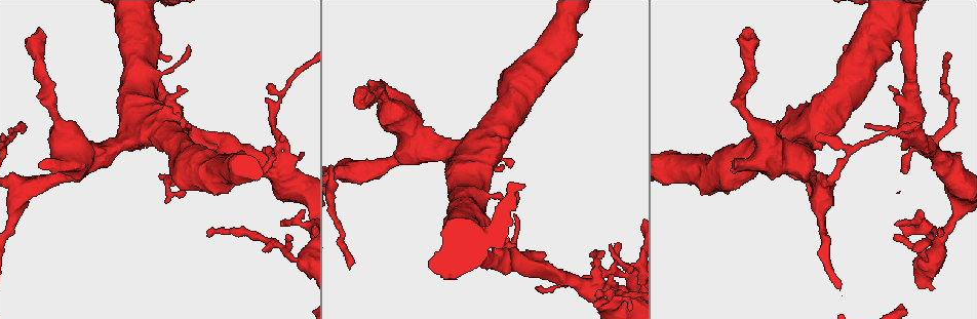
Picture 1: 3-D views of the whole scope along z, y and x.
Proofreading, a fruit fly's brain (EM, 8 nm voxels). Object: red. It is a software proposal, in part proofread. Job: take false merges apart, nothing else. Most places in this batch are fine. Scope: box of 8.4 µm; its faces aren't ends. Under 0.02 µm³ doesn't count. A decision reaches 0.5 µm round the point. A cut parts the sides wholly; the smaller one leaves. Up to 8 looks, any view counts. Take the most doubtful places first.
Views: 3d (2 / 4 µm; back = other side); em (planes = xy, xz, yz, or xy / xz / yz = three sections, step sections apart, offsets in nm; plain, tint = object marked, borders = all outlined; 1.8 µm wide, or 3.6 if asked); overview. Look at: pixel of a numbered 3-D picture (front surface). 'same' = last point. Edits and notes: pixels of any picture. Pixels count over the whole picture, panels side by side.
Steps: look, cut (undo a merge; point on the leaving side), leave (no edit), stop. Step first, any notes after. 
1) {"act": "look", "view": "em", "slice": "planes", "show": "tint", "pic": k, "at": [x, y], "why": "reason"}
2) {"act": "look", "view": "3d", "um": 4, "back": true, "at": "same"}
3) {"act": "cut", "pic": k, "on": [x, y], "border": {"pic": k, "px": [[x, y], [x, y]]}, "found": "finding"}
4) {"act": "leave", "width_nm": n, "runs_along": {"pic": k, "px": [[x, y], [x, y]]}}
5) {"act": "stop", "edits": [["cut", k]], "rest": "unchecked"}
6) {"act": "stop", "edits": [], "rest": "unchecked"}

{"act": "look", "view": "3d", "um": 4, "pic": 1, "at": [275, 152], "why": "sharp bend"}

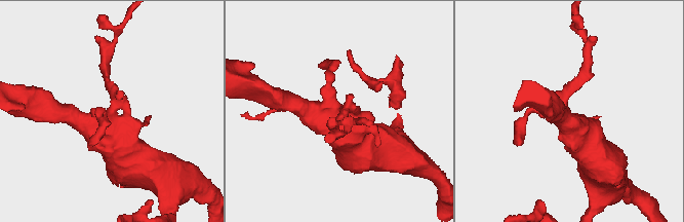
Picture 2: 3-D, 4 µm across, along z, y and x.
{"act": "look", "view": "em", "um": 3.6, "slice": "xz", "step": 8, "show": "tint", "pic": 2, "at": [109, 115], "why": "shape alone is not enough"}

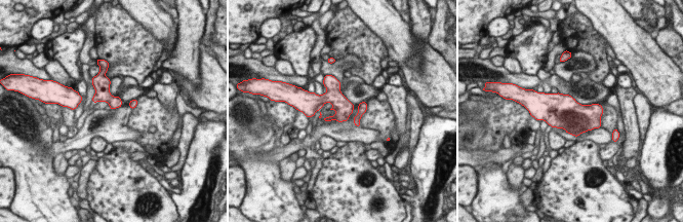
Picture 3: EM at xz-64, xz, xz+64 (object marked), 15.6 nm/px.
{"act": "look", "view": "em", "um": 3.6, "slice": "planes", "show": "tint", "at": "same"}

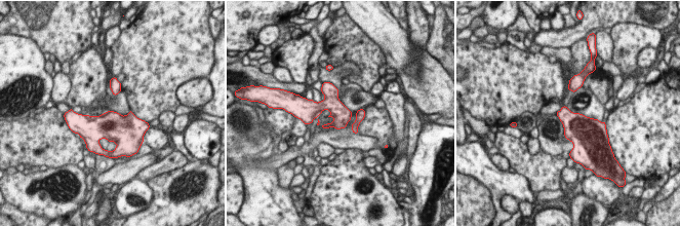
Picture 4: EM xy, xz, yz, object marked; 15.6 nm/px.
{"act": "leave", "width_nm": 340, "runs_along": {"pic": 4, "px": [[362, 112], [342, 114], [321, 106], [311, 114]]}, "found": "one cell here"}

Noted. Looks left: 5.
{"act": "look", "view": "3d", "um": 4, "pic": 1, "at": [893, 23], "why": "thick turns thin"}

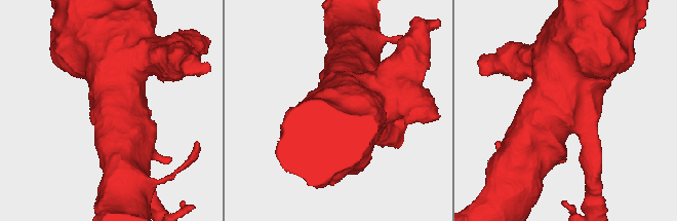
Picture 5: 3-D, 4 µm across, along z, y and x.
{"act": "look", "view": "em", "um": 3.6, "slice": "planes", "show": "tint", "pic": 5, "at": [567, 111]}

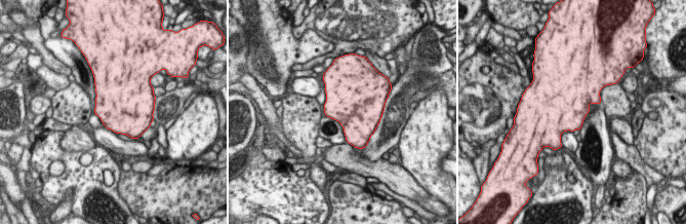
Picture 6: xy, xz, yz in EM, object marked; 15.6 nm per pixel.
{"act": "leave", "found": "continuous, no second cell"}

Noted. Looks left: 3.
{"act": "look", "view": "em", "slice": "planes", "show": "tint", "pic": 1, "at": [496, 260], "why": "branch point"}

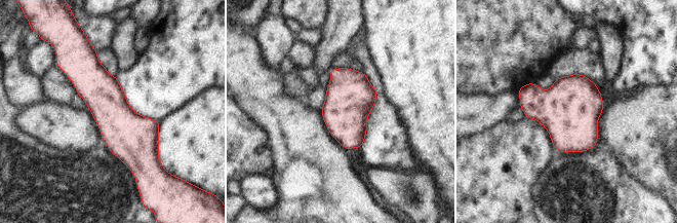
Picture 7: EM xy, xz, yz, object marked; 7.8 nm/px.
{"act": "leave", "found": "one cell here"}

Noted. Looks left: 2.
{"act": "stop", "edits": [], "rest": "unchecked"}

